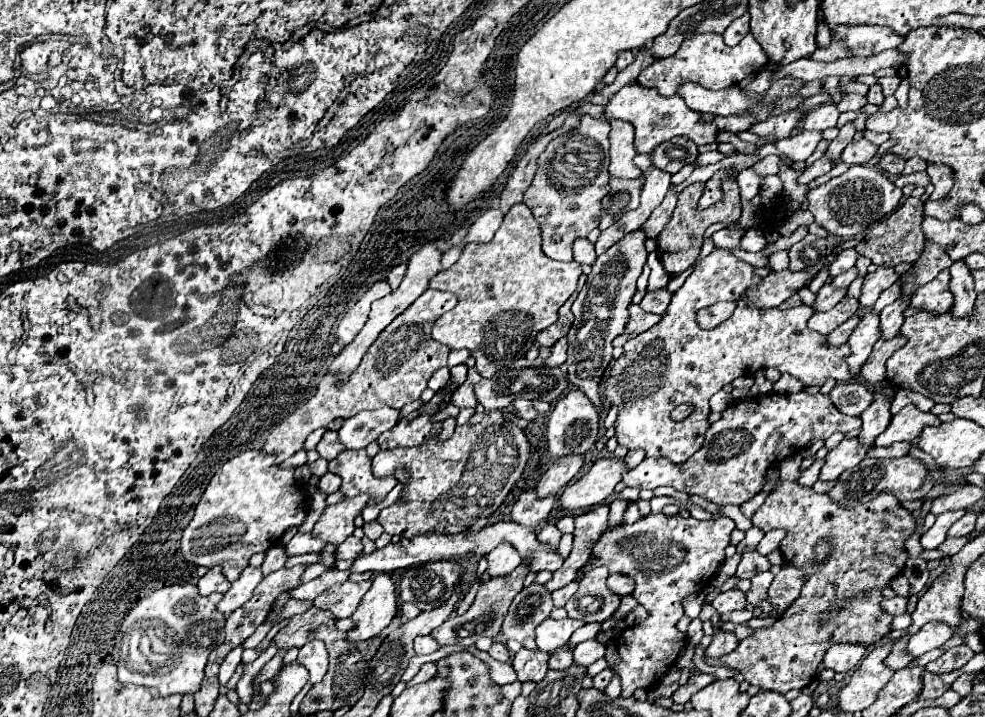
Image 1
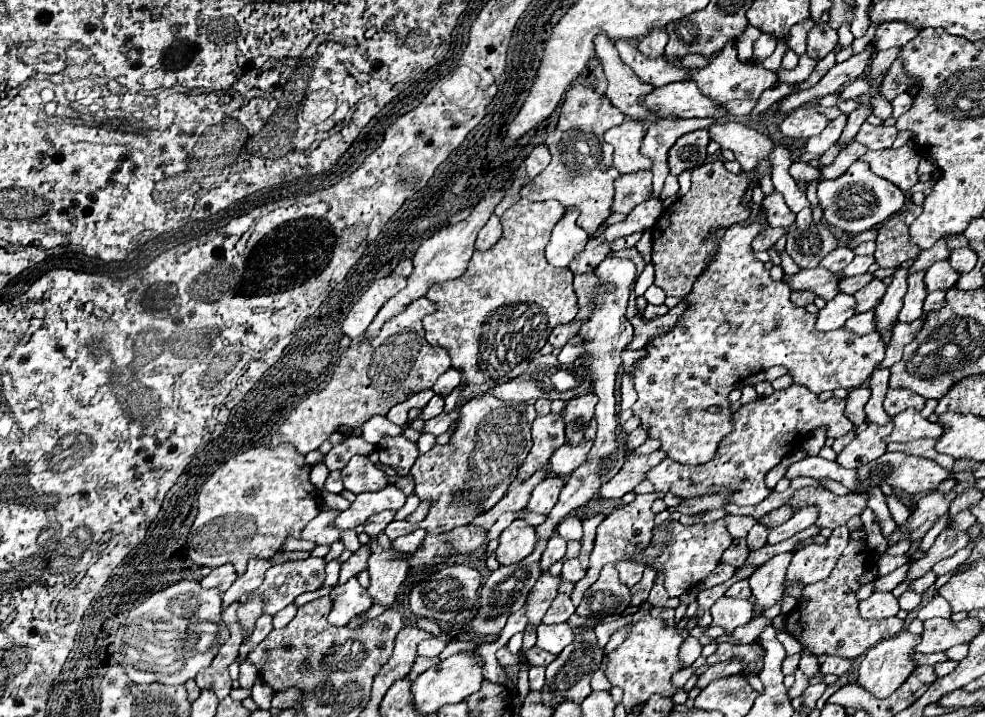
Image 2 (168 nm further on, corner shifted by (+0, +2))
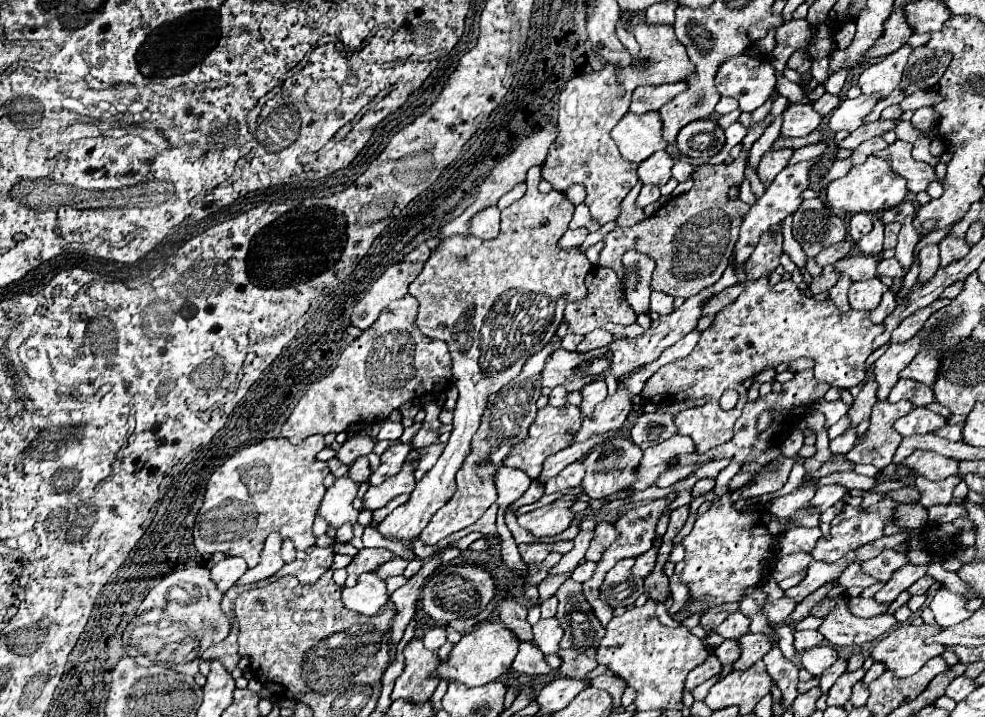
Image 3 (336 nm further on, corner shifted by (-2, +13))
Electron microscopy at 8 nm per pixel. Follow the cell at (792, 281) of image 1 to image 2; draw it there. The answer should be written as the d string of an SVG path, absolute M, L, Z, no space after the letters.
M824 267L800 269L794 275L784 275L782 281L790 287L790 291L812 291L818 297L824 297L826 301L838 293L838 277L826 271Z

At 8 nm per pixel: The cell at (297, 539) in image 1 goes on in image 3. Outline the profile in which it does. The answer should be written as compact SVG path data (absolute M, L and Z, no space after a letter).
M344 474L334 480L334 484L326 490L322 498L322 506L318 514L332 526L342 526L344 522L356 522L358 510L352 508L352 500L356 498L358 492L358 482L350 478L350 474Z

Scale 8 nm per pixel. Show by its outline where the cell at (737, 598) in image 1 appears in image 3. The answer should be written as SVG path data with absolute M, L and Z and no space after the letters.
M734 612L722 624L714 626L712 632L720 634L726 640L740 640L744 634L748 634L748 624L750 618L746 618L742 612Z

